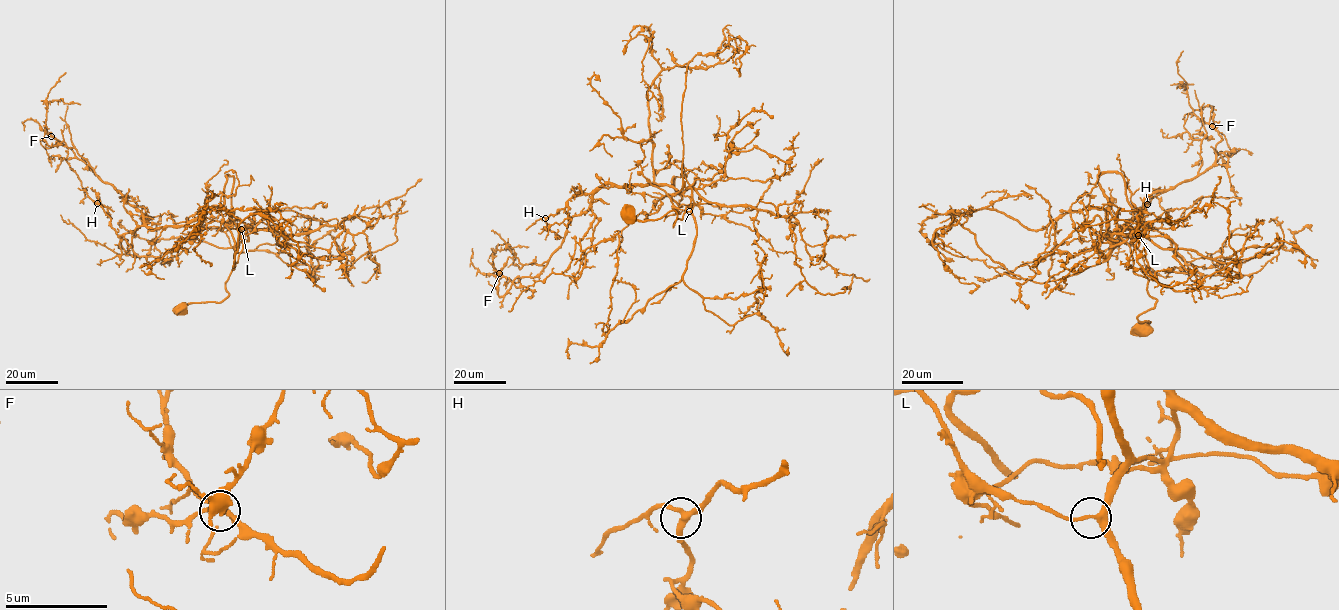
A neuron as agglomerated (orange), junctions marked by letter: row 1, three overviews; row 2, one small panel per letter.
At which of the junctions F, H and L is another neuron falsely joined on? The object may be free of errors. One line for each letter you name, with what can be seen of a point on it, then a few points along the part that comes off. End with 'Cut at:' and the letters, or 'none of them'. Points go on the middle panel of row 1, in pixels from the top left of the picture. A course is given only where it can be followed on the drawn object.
Cut at: none of them

